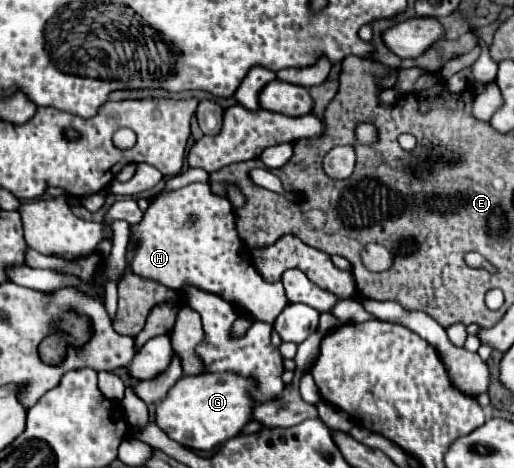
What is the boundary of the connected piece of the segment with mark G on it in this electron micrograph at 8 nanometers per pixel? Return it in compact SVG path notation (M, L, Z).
M225 371L225 373L203 373L195 377L181 377L177 385L169 391L169 395L157 405L157 425L173 439L179 441L185 447L191 449L203 449L211 451L213 447L225 443L231 437L237 437L243 427L253 419L253 409L255 409L255 399L253 391L257 389L257 381L251 377L243 377L235 371Z

